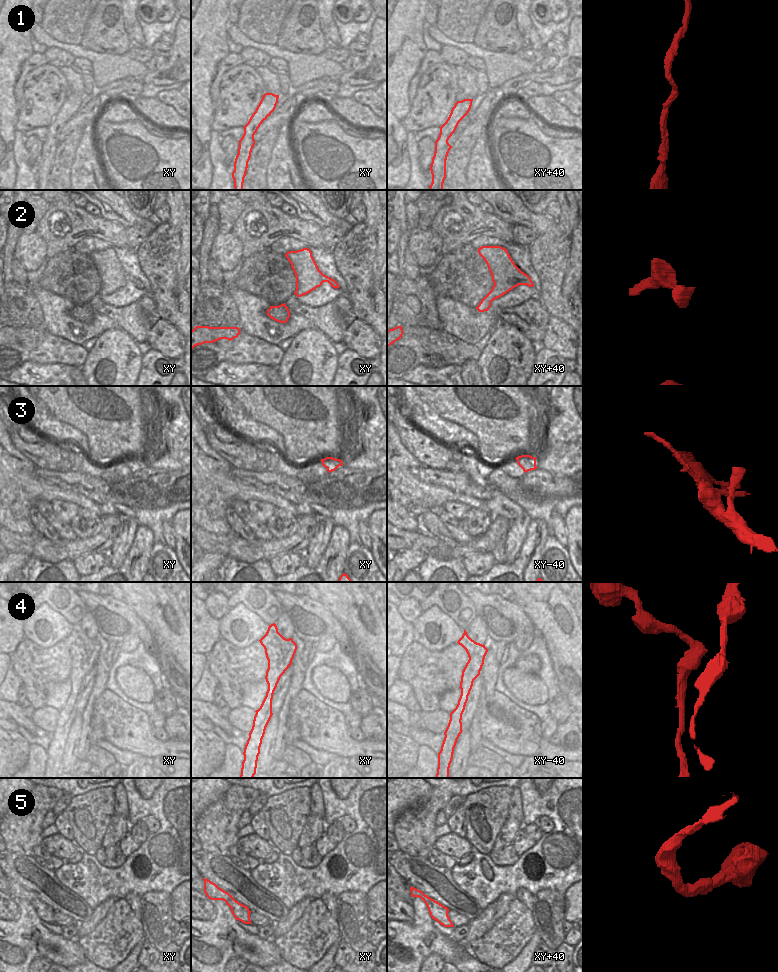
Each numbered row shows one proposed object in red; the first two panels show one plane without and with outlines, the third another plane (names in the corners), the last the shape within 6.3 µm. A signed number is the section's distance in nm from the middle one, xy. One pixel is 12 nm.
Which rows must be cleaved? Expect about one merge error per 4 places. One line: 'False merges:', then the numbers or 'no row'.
False merges: 2, 3

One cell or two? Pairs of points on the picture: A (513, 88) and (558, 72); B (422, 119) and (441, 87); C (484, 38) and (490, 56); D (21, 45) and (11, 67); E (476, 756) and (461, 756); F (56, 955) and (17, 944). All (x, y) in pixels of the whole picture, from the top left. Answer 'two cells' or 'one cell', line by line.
A: one cell
B: one cell
C: two cells
D: one cell
E: two cells
F: one cell

